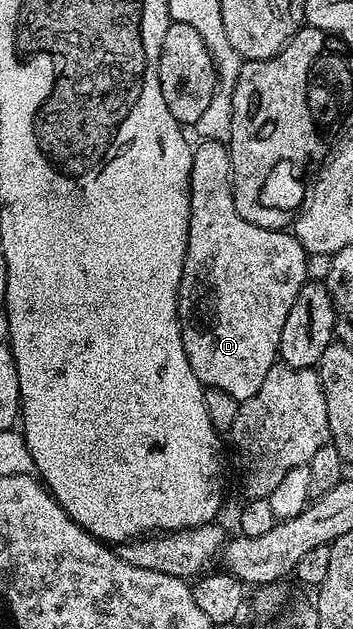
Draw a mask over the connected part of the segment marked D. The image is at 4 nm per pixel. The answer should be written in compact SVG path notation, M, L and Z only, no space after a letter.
M199 141L193 152L190 227L178 289L178 323L182 329L186 359L203 387L228 392L228 396L243 402L260 392L264 376L268 376L270 369L279 361L280 332L284 328L284 320L292 309L292 300L296 300L300 288L308 281L307 253L293 233L248 224L248 220L236 212L234 190L230 187L227 143Z

